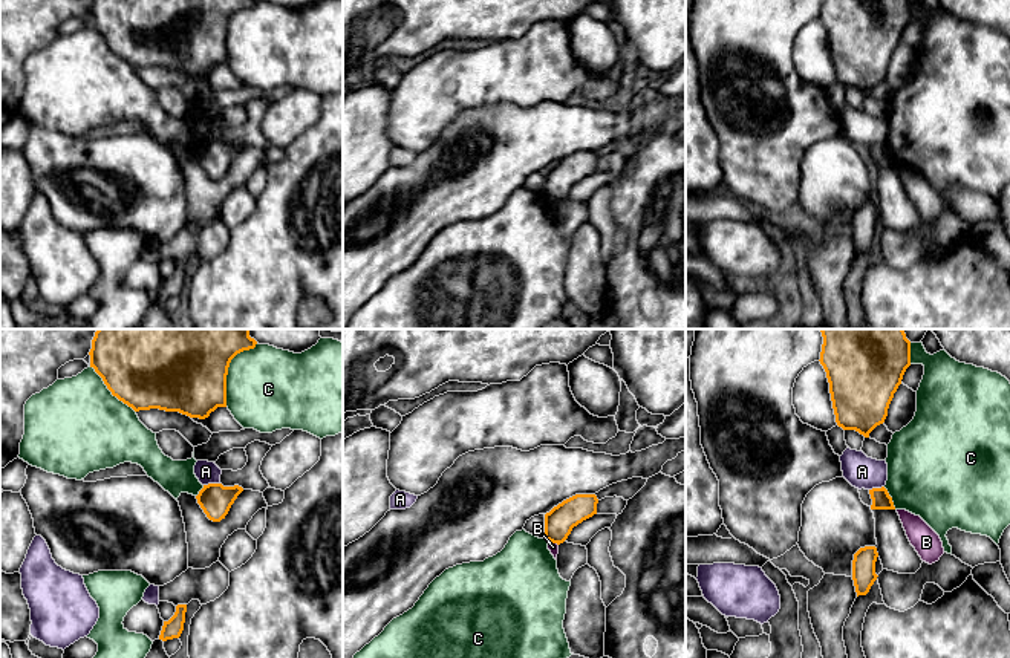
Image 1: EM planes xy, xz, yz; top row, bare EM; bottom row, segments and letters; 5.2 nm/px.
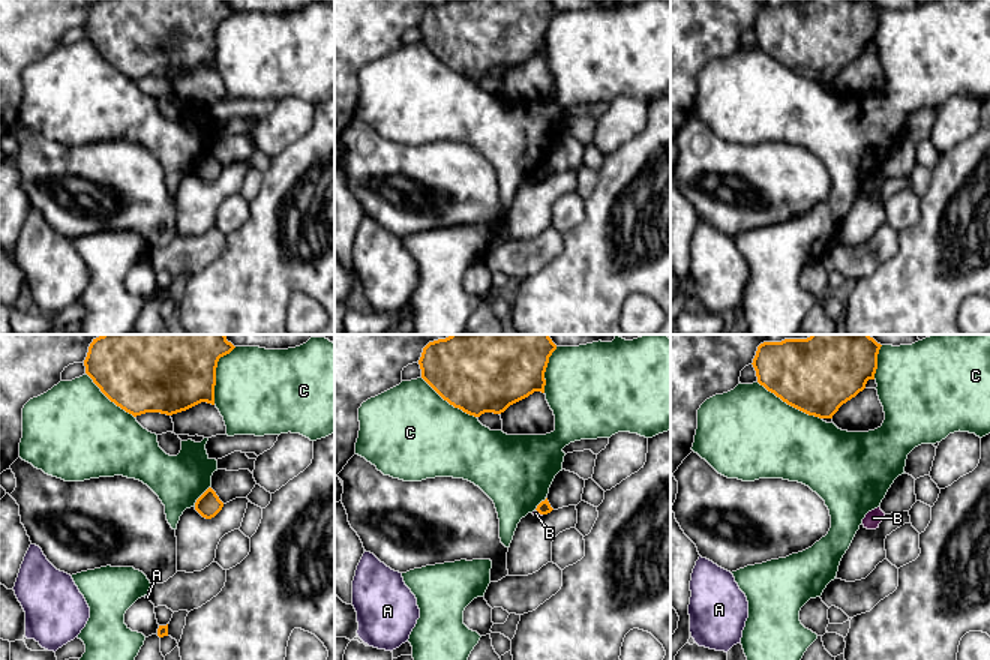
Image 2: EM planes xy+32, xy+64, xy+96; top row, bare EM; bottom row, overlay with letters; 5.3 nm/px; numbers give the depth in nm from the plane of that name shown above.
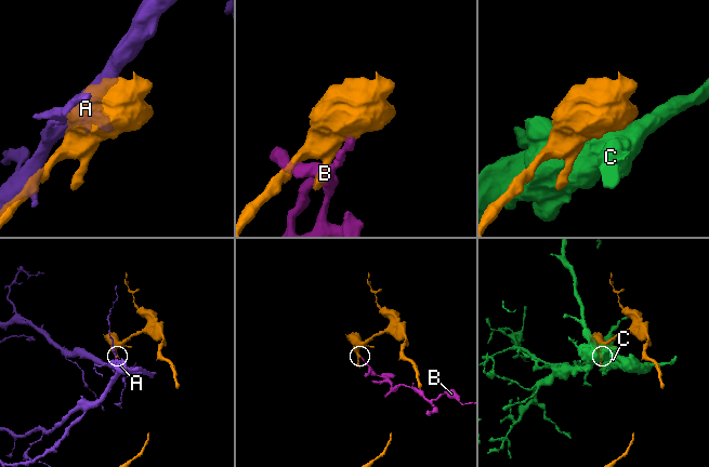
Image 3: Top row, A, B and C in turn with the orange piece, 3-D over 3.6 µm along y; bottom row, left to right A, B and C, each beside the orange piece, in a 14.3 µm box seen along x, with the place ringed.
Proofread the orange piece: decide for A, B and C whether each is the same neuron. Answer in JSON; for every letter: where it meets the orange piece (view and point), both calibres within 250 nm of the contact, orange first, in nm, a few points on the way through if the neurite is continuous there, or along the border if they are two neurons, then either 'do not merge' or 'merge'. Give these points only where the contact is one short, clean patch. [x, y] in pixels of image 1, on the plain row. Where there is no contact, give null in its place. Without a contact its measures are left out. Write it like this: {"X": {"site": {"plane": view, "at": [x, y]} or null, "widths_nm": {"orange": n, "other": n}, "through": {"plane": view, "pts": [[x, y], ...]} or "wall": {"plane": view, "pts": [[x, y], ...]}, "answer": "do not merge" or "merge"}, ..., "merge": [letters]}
{"A": {"site": {"plane": "xy", "at": [211, 141]}, "widths_nm": {"orange": 170, "other": 110}, "answer": "do not merge"}, "B": {"site": {"plane": "xz", "at": [553, 199]}, "widths_nm": {"orange": 160, "other": 50}, "wall": {"plane": "xz", "pts": [[548, 196], [557, 202]]}, "answer": "do not merge"}, "C": {"site": {"plane": "xy", "at": [227, 28]}, "widths_nm": {"orange": 380, "other": 440}, "answer": "do not merge"}, "merge": []}

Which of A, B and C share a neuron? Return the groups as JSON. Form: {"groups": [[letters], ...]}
{"groups": [["A"], ["B"], ["C"]]}

